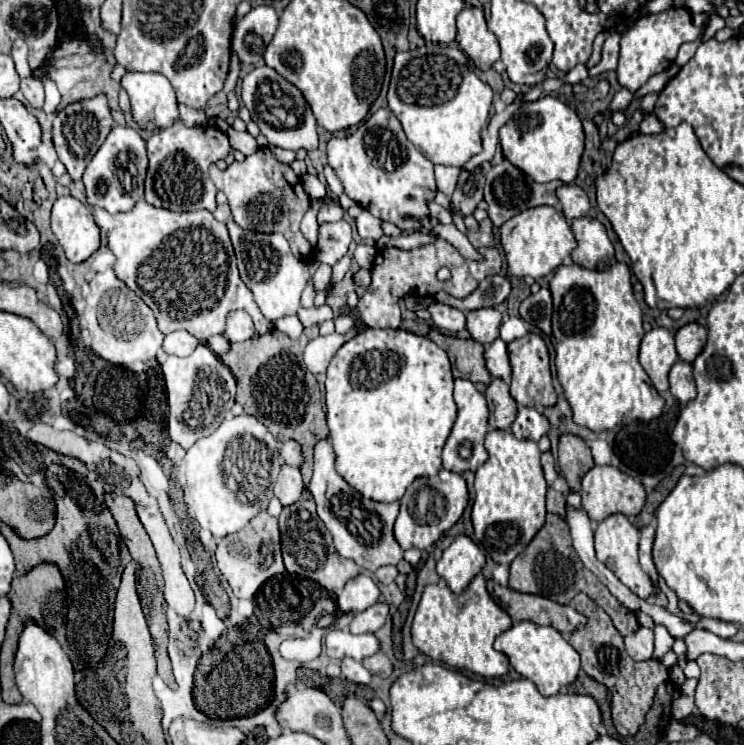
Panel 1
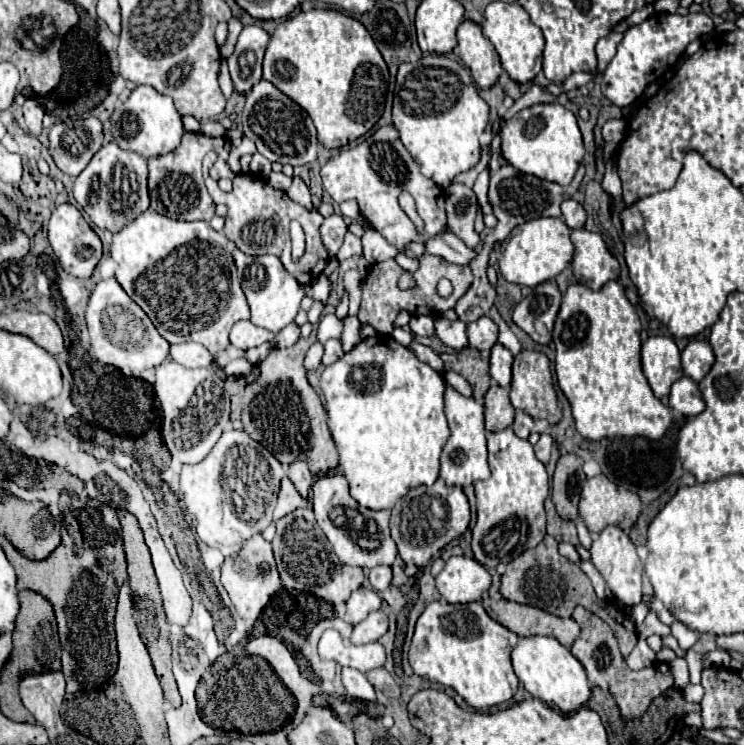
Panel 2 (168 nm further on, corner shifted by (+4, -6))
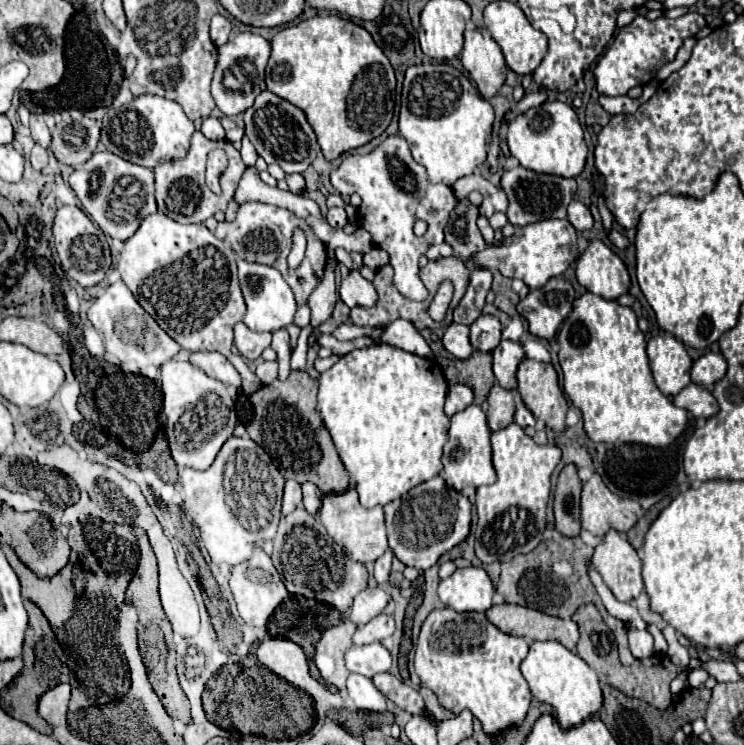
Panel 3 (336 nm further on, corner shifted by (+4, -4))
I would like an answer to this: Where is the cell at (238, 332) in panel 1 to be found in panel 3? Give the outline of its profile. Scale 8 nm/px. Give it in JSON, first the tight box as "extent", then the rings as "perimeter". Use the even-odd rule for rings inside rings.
{"extent":[235,322,271,360],"perimeter":[[[243,322],[235,326],[235,346],[239,348],[241,356],[255,360],[269,344],[271,344],[271,332],[253,332]]]}

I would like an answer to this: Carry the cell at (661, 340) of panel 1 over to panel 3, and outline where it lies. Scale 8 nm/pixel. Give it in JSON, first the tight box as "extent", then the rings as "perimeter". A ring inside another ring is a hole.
{"extent":[647,336,691,396],"perimeter":[[[653,336],[647,342],[647,356],[655,384],[665,396],[675,396],[681,388],[691,384],[691,358],[675,336]]]}

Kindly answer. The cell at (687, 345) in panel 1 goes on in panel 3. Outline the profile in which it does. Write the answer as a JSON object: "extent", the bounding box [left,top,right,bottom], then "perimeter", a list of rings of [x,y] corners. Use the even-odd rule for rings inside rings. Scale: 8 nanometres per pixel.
{"extent":[691,352,727,388],"perimeter":[[[709,352],[699,356],[693,366],[691,366],[691,380],[695,384],[701,384],[705,388],[713,388],[713,384],[717,380],[721,380],[725,376],[727,370],[727,362],[719,352]]]}

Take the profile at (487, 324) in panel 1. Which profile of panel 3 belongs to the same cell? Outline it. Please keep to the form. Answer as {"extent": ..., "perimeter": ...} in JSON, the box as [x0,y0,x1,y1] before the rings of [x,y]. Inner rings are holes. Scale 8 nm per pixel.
{"extent":[471,314,501,352],"perimeter":[[[481,314],[471,324],[471,346],[481,352],[493,352],[495,346],[501,342],[501,324],[497,316]]]}

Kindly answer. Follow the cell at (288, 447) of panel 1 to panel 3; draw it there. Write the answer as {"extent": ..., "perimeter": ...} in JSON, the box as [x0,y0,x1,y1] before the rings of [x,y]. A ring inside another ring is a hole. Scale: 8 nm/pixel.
{"extent":[301,482,323,514],"perimeter":[[[303,482],[301,488],[303,488],[303,504],[305,504],[307,512],[315,514],[319,510],[319,506],[321,506],[323,492],[315,484],[311,484],[311,482]]]}

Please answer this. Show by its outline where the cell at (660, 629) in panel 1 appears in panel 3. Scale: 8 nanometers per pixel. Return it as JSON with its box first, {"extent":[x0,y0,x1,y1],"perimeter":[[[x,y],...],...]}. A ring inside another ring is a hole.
{"extent":[629,630,653,658],"perimeter":[[[629,630],[629,648],[635,658],[651,658],[653,656],[653,636],[647,630]]]}

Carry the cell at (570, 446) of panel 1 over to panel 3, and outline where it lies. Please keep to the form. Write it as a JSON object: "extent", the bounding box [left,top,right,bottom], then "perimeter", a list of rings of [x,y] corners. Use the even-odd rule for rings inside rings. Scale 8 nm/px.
{"extent":[553,464,581,536],"perimeter":[[[567,464],[557,478],[557,490],[553,496],[555,526],[561,534],[577,536],[581,530],[579,496],[581,496],[581,480],[577,476],[577,468],[575,464]]]}

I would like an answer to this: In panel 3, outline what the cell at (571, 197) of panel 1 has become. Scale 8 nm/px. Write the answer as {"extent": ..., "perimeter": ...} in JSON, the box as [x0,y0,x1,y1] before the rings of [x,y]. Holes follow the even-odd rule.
{"extent":[567,200,593,230],"perimeter":[[[573,200],[567,208],[567,220],[577,228],[577,230],[589,230],[593,226],[593,218],[591,212],[585,204],[581,204],[579,200]]]}

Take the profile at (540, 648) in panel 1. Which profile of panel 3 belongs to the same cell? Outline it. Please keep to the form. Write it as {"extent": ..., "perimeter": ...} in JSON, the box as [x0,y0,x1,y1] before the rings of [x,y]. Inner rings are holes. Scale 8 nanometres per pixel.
{"extent":[521,640,603,728],"perimeter":[[[555,640],[533,642],[529,654],[521,662],[521,674],[527,680],[531,694],[555,708],[561,728],[573,728],[601,708],[603,696],[595,670],[591,670],[585,660]]]}

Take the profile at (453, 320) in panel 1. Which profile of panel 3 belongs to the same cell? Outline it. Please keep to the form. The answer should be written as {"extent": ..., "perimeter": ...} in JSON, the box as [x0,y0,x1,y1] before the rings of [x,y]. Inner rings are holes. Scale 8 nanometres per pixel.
{"extent":[443,324,471,358],"perimeter":[[[449,324],[443,334],[443,346],[447,352],[451,352],[455,358],[469,358],[471,356],[471,344],[469,344],[469,326],[465,324]]]}

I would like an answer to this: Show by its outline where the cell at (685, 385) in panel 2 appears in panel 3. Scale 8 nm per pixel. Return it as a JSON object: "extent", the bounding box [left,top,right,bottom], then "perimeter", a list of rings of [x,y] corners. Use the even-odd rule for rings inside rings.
{"extent":[673,382,719,418],"perimeter":[[[693,382],[687,388],[683,388],[677,396],[673,396],[673,404],[677,408],[691,412],[695,418],[709,418],[709,416],[717,414],[717,410],[719,410],[713,394],[705,386],[699,386]]]}

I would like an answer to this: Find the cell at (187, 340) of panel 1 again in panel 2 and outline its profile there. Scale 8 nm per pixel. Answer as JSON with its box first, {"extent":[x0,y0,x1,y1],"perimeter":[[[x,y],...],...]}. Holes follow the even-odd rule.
{"extent":[169,342,215,368],"perimeter":[[[195,342],[171,346],[169,354],[175,362],[183,364],[185,368],[207,368],[207,366],[215,364],[213,354],[203,344],[195,344]]]}

